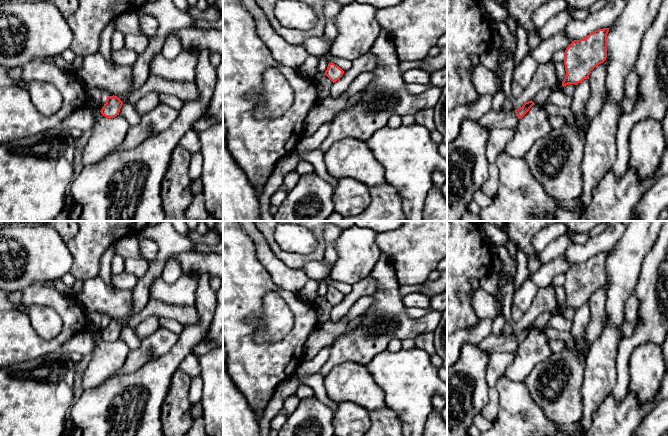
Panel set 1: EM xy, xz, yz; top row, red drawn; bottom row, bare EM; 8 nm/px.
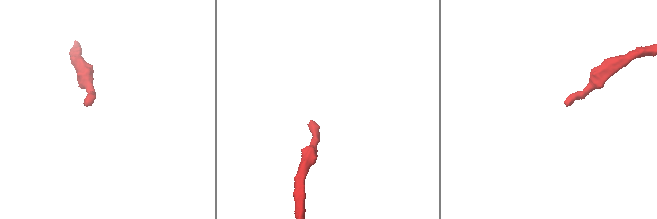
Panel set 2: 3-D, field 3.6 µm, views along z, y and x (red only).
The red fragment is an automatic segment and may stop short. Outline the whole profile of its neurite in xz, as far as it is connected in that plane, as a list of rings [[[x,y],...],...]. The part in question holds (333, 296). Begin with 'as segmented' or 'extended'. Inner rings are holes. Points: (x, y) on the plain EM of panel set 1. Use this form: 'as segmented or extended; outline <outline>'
extended; outline [[[324,258],[320,262],[323,263],[329,269],[329,274],[324,279],[324,282],[328,286],[328,291],[324,298],[334,307],[343,300],[344,295],[332,286],[333,280],[330,278],[330,271],[333,265],[328,263]]]

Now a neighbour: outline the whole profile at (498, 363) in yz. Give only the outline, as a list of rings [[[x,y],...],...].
[[[495,352],[490,355],[486,380],[489,387],[495,387],[499,378],[505,375],[508,366],[514,361],[515,352]]]

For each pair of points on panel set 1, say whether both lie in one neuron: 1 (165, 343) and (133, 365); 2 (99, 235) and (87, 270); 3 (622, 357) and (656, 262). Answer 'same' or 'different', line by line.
1: same
2: same
3: same

